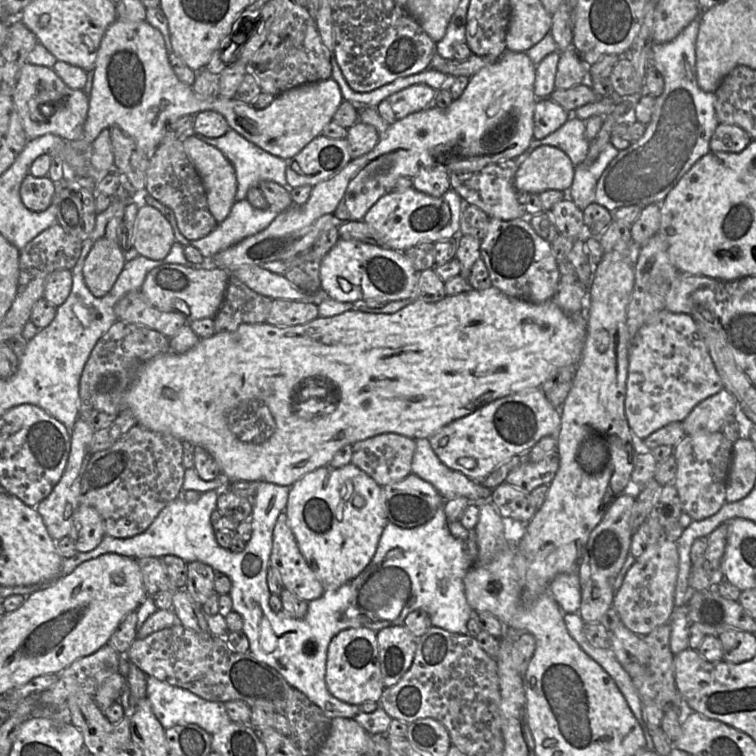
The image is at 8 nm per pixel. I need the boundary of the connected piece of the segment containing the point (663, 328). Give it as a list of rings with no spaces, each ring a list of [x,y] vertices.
[[[663,309],[631,340],[624,404],[628,425],[639,443],[669,423],[682,422],[698,403],[722,389],[723,382],[691,315]]]

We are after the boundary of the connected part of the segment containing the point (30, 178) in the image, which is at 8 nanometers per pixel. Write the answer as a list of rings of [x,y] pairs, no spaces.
[[[30,173],[23,179],[20,197],[23,204],[31,211],[42,212],[52,203],[56,193],[56,183],[48,176],[35,177]]]

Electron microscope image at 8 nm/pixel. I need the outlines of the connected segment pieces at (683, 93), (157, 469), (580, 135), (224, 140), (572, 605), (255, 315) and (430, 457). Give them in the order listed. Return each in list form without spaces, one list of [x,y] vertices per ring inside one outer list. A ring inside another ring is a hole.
[[[697,17],[672,41],[654,43],[652,46],[655,67],[664,79],[664,90],[655,98],[652,118],[643,136],[627,149],[619,151],[596,184],[594,203],[608,211],[628,206],[643,209],[650,204],[660,204],[696,161],[710,152],[710,139],[719,122],[715,112],[715,94],[701,90],[697,83],[696,41],[699,25],[700,17]]]
[[[139,424],[117,440],[110,448],[93,454],[81,478],[80,505],[94,507],[105,522],[106,534],[130,538],[146,531],[159,513],[183,493],[185,467],[183,444],[178,438],[150,431]]]
[[[569,112],[568,120],[555,132],[543,139],[532,139],[528,148],[515,161],[520,165],[536,148],[548,145],[562,150],[574,166],[587,157],[589,141],[585,136],[586,121],[579,120],[574,112]]]
[[[229,129],[218,138],[196,136],[219,149],[233,165],[237,178],[236,201],[246,199],[248,190],[265,180],[290,189],[285,175],[286,160],[264,151],[235,130]]]
[[[578,572],[555,576],[549,584],[549,593],[564,613],[578,613],[581,603]]]
[[[229,275],[224,300],[213,317],[215,333],[233,332],[241,324],[262,324],[271,310],[272,299],[251,290]]]
[[[416,439],[412,473],[430,482],[445,499],[466,497],[474,504],[491,502],[493,489],[484,487],[447,467],[435,454],[429,439]]]

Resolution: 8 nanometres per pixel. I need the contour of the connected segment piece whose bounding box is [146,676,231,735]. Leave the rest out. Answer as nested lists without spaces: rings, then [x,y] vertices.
[[[147,676],[146,685],[146,697],[151,703],[154,715],[164,729],[178,724],[196,724],[213,735],[231,722],[223,702],[205,700],[189,690],[170,685],[153,676]]]

